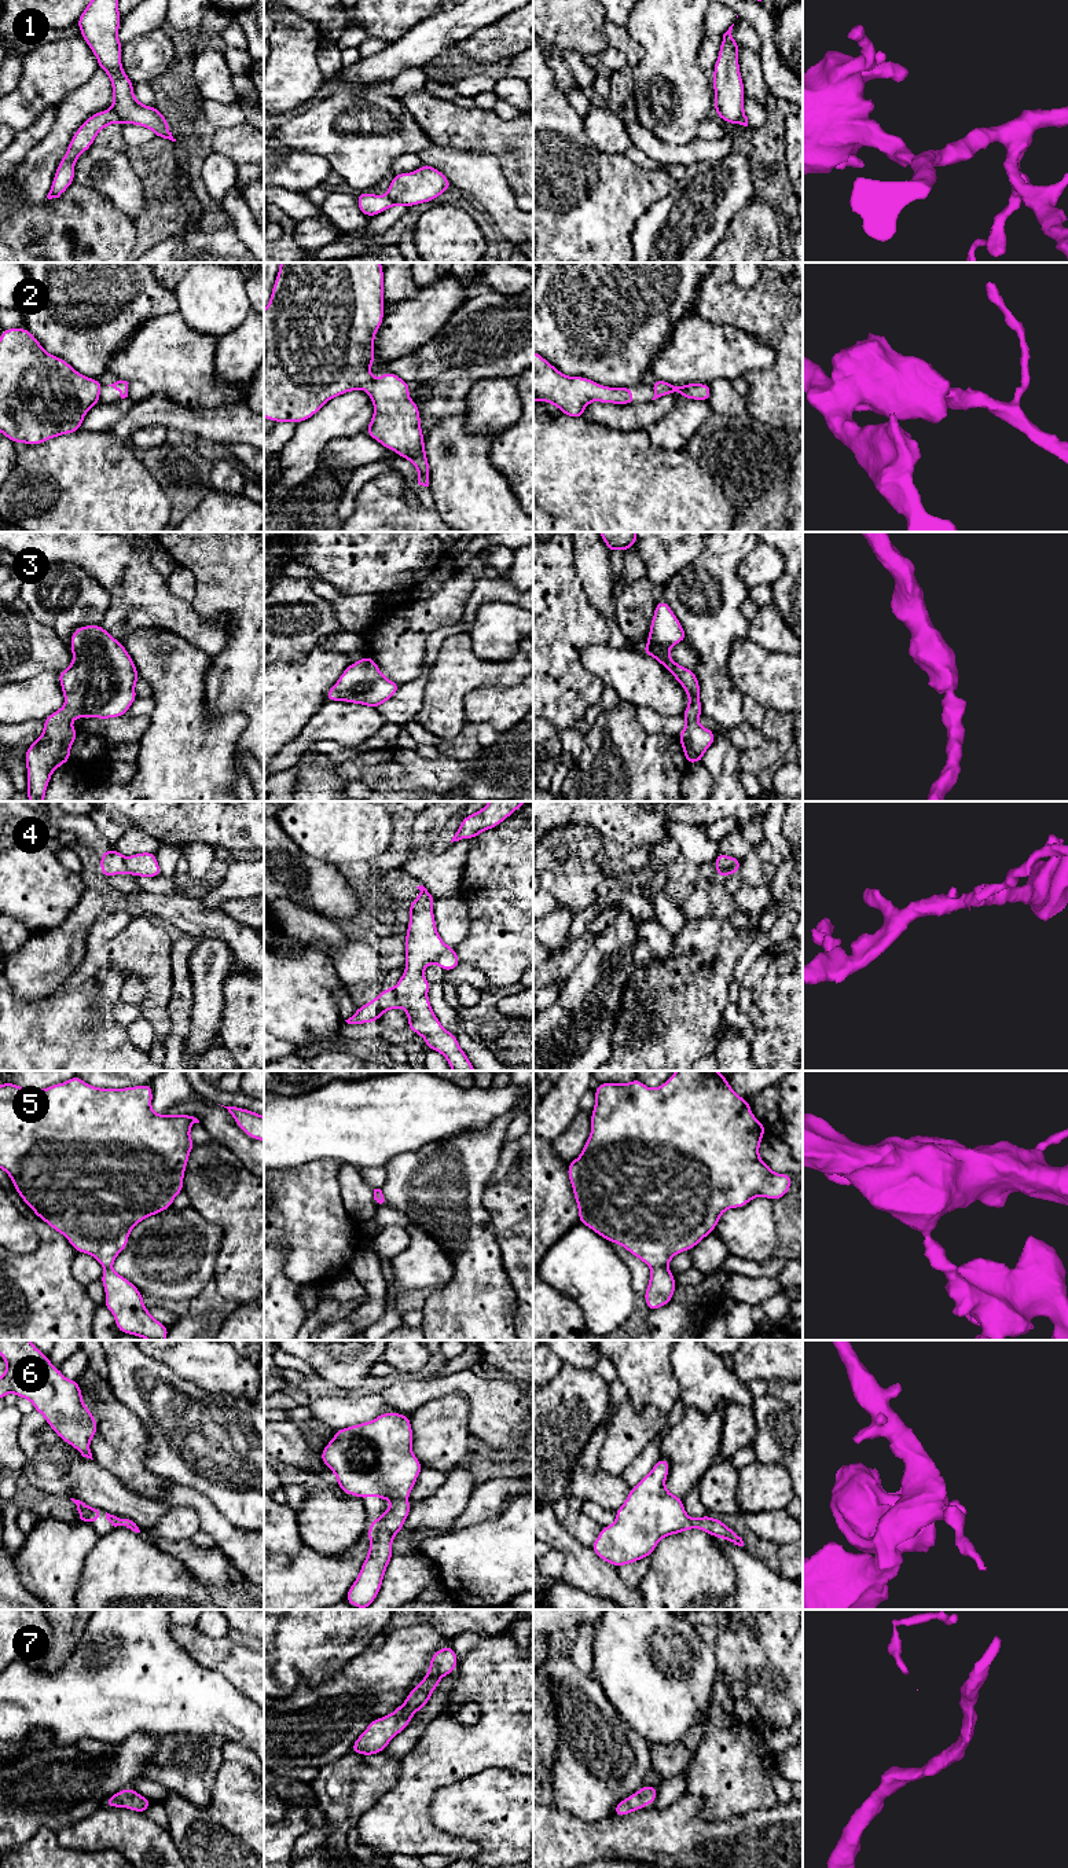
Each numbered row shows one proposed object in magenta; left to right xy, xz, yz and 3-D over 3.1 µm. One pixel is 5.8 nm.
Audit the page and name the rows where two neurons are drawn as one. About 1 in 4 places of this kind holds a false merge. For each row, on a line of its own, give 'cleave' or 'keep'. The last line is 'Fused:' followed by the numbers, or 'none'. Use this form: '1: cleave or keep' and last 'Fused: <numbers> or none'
1: cleave
2: keep
3: keep
4: cleave
5: keep
6: keep
7: keep
Fused: 1, 4

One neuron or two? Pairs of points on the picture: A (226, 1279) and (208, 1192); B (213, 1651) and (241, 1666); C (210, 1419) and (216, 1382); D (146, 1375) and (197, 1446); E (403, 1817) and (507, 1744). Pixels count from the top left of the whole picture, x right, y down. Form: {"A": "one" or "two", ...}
{"A": "one", "B": "one", "C": "two", "D": "one", "E": "one"}

